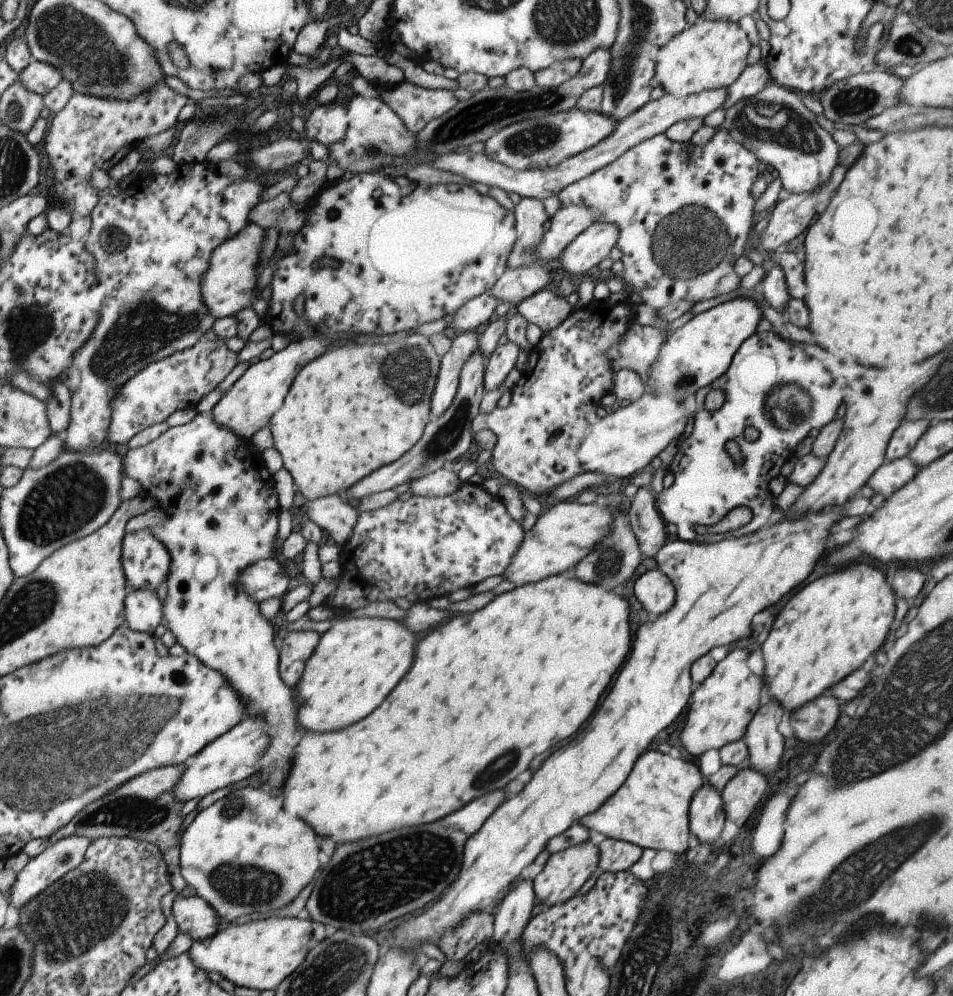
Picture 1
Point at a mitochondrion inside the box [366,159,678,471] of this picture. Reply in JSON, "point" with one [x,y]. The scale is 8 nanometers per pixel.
{"point":[406,371]}

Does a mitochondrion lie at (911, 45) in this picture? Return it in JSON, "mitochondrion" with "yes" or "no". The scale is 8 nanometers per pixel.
{"mitochondrion":"yes"}

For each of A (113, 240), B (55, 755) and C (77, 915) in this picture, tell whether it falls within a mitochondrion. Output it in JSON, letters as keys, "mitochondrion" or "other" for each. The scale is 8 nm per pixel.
{"A":"mitochondrion","B":"mitochondrion","C":"mitochondrion"}

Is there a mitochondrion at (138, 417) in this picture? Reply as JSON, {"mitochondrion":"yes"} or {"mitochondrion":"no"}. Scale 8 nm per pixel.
{"mitochondrion":"no"}

